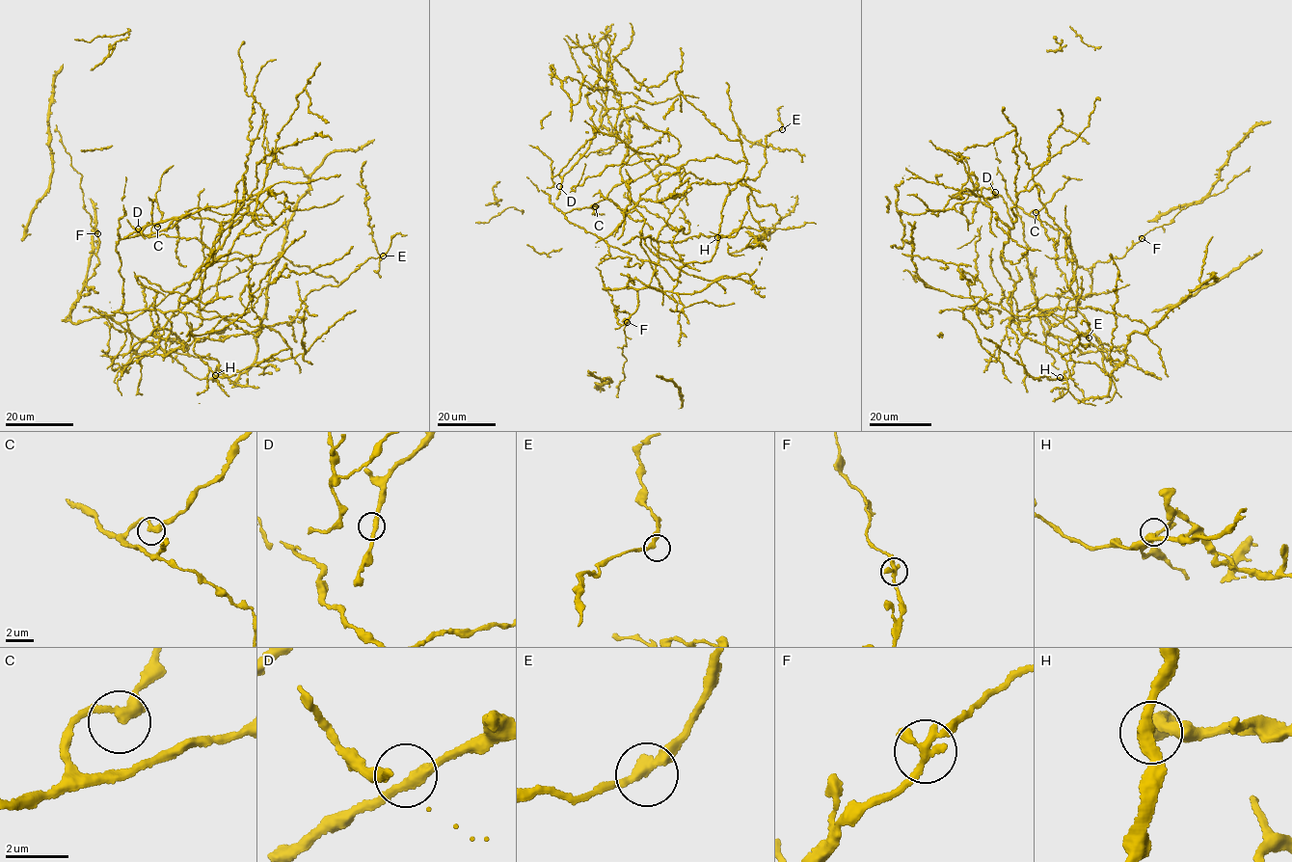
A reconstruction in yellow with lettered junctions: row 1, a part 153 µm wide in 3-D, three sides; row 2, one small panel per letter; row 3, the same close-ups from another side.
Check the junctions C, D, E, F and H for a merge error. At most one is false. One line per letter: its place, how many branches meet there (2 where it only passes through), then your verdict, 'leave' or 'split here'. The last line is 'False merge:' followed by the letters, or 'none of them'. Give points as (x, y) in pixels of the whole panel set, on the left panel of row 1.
C: place (157, 227); branches 2; leave
D: place (138, 228); branches 2; leave
E: place (383, 255); branches 2; leave
F: place (97, 233); branches 2; split here
H: place (215, 375); branches 2; leave
False merge: F

